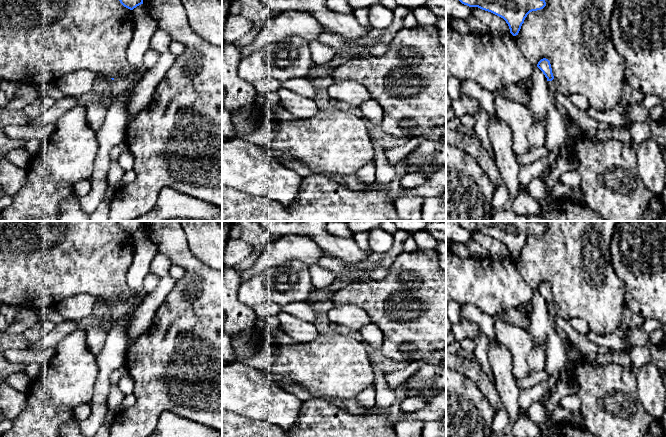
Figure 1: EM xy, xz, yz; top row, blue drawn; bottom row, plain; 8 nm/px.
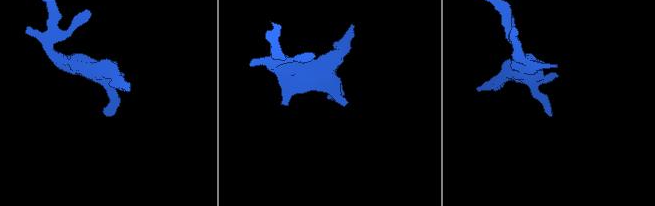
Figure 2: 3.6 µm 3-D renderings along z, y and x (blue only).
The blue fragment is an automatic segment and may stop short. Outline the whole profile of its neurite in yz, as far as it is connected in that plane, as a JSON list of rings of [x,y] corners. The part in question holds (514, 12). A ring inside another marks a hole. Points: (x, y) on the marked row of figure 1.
[[[459,0],[469,7],[478,7],[503,18],[513,36],[518,35],[527,15],[546,6],[545,0]]]

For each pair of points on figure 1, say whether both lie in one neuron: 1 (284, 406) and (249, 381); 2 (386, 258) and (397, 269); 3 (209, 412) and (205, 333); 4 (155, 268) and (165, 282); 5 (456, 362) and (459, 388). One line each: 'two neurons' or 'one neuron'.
1: one neuron
2: two neurons
3: one neuron
4: one neuron
5: two neurons

